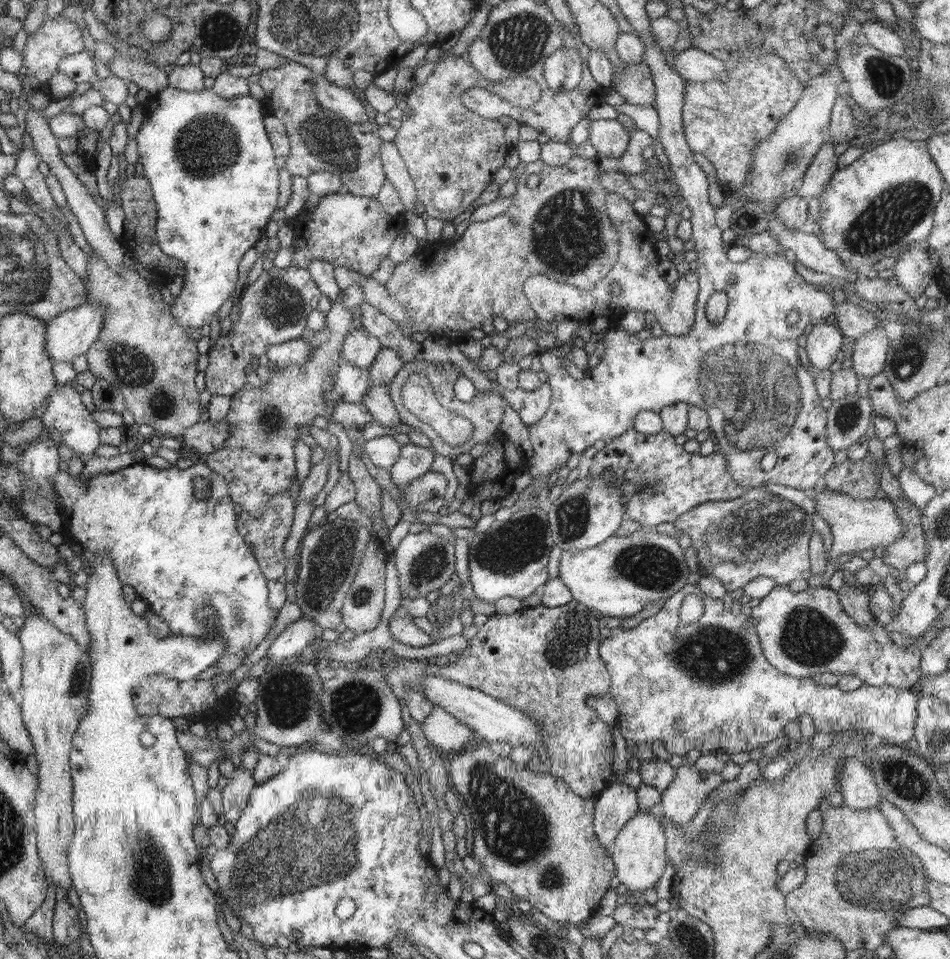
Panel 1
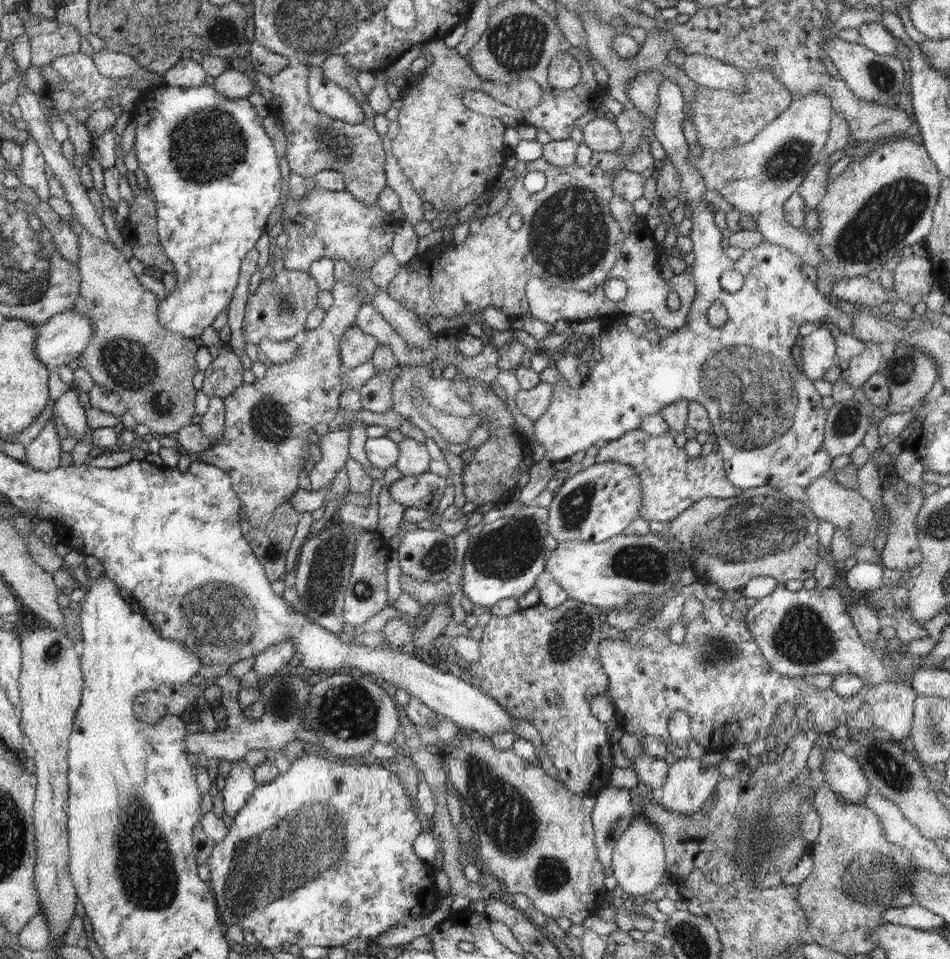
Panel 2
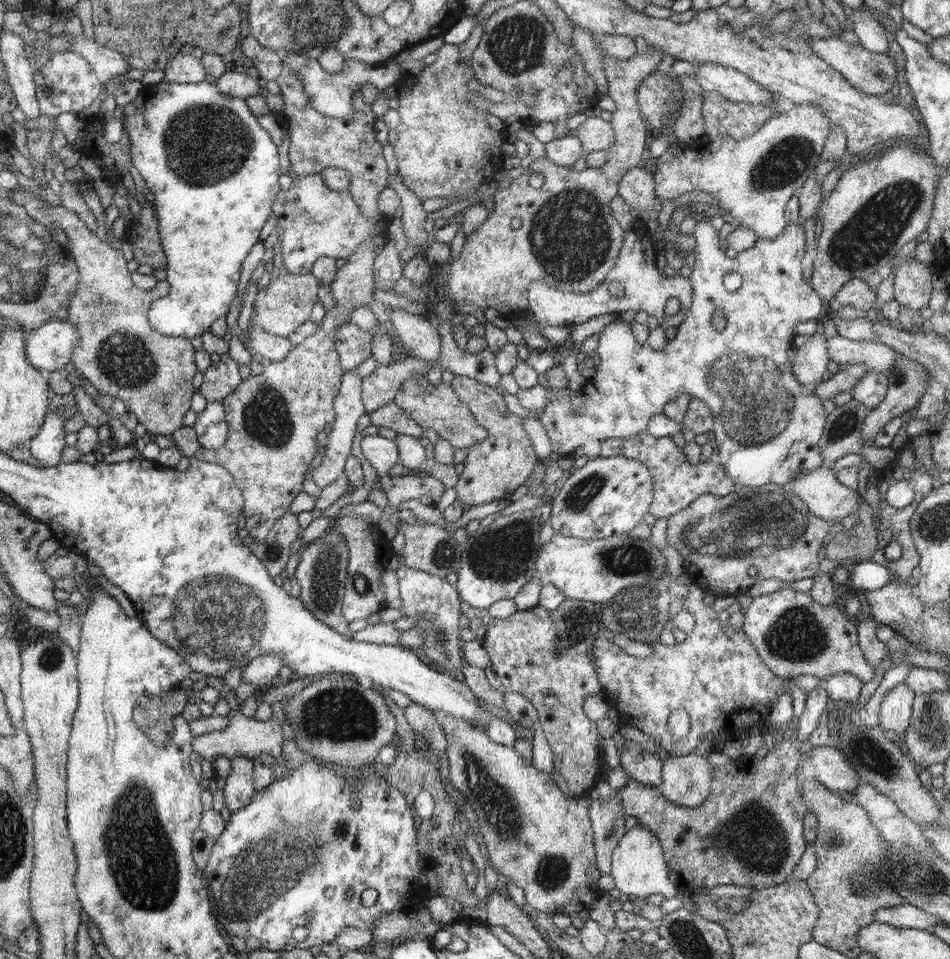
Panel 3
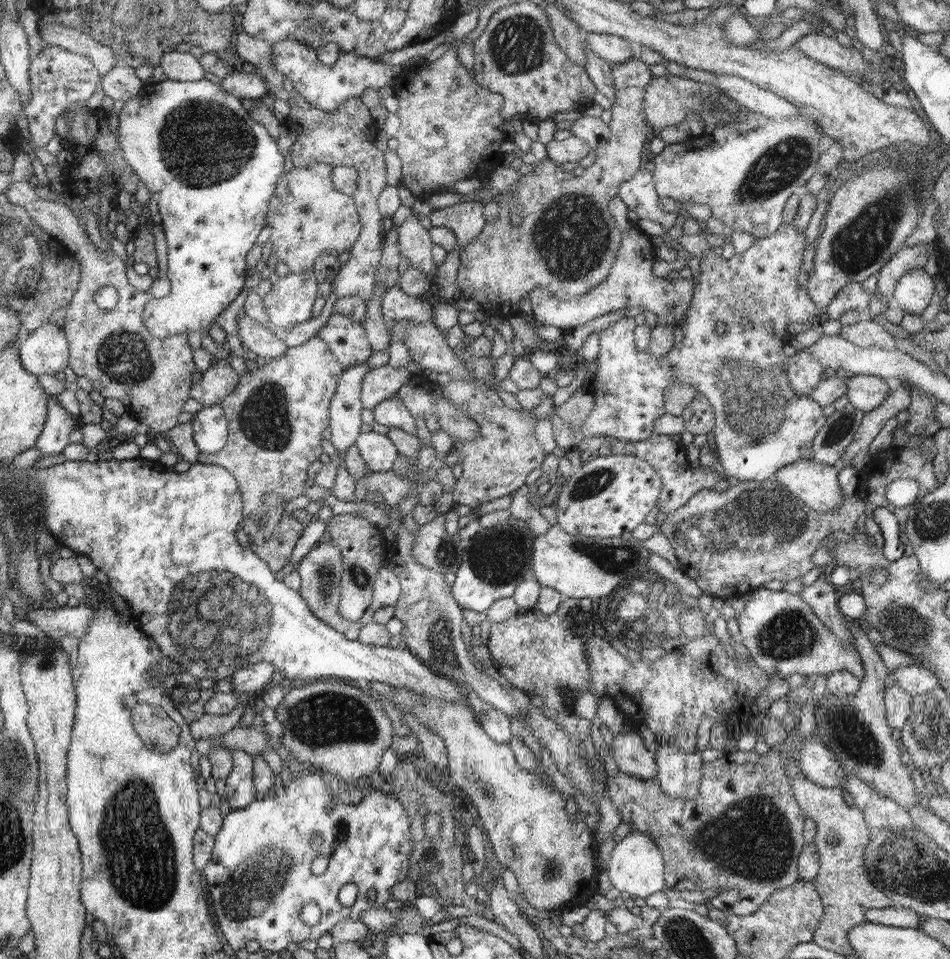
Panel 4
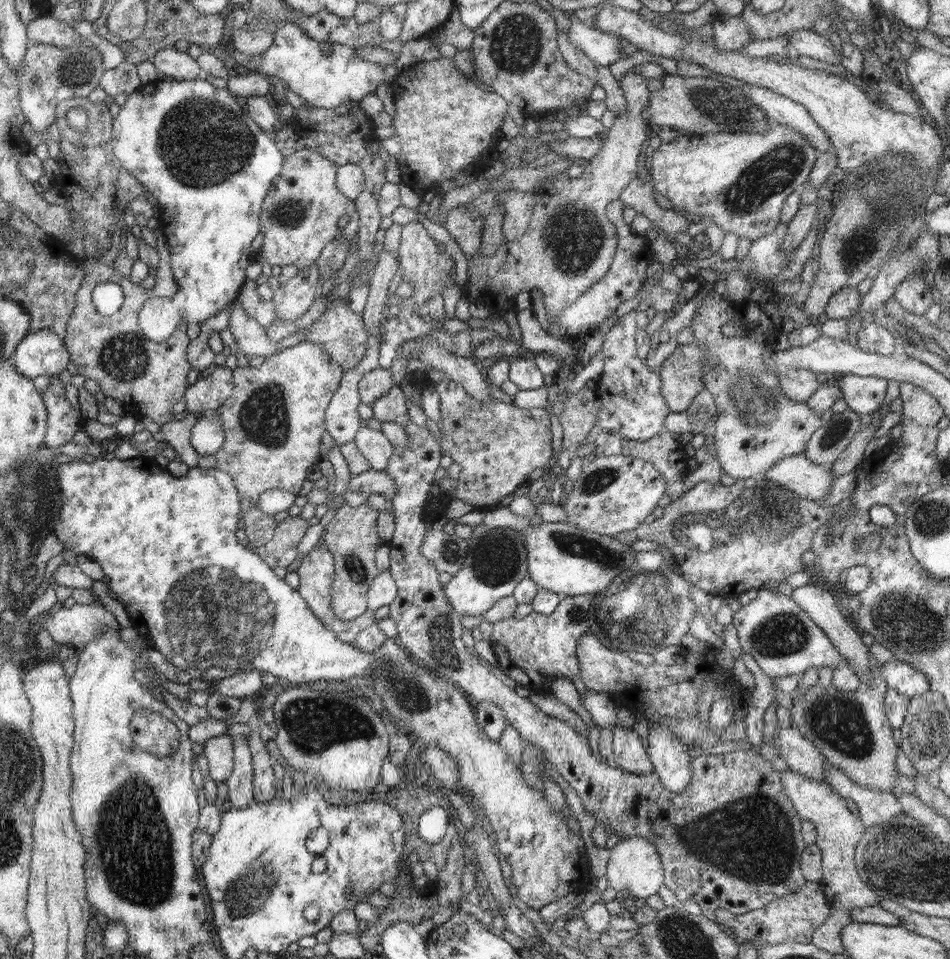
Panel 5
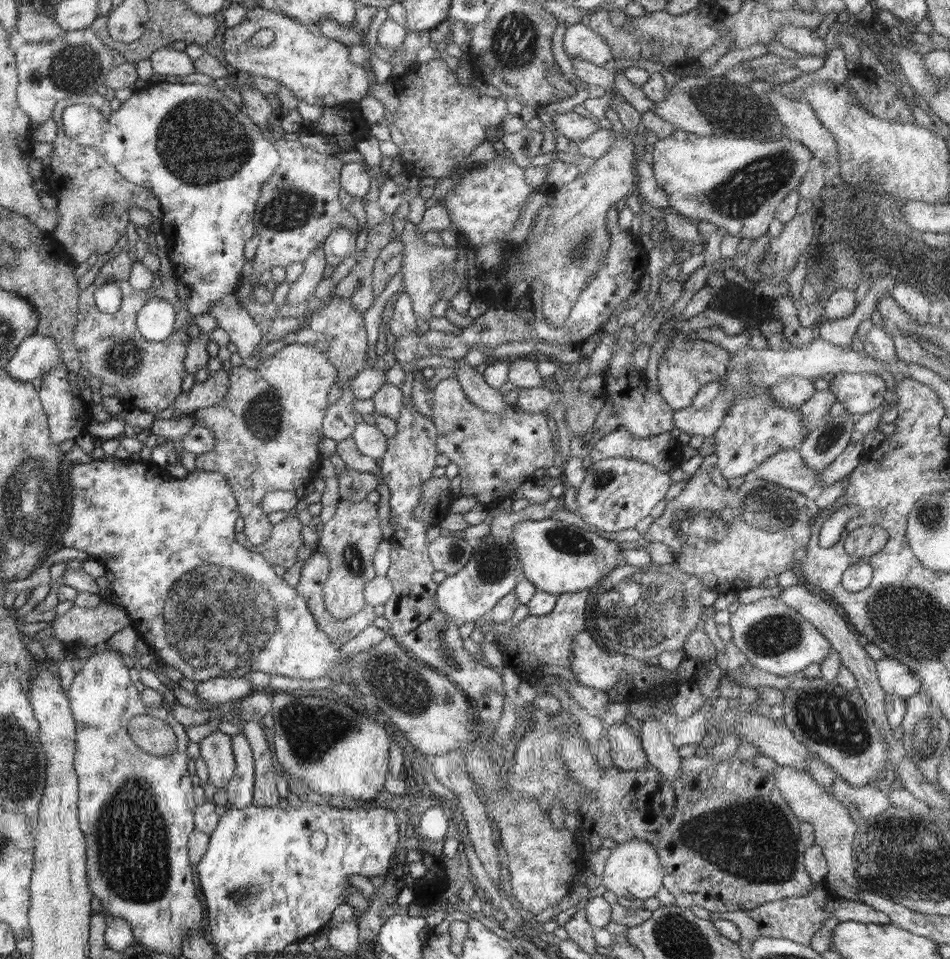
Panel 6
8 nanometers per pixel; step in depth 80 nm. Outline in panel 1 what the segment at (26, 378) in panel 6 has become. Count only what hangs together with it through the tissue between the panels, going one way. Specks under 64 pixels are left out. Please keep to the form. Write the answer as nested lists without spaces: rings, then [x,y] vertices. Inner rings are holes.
[[[84,304],[79,308],[66,311],[55,319],[47,321],[47,355],[52,360],[60,362],[72,362],[78,356],[87,354],[99,339],[100,332],[103,331],[104,316],[106,309],[104,307],[96,307],[96,305]]]

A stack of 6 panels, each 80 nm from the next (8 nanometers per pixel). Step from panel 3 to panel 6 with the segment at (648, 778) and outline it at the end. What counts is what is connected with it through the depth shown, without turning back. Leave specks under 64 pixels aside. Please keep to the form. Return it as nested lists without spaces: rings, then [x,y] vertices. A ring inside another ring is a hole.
[[[628,723],[613,724],[607,729],[610,754],[614,767],[622,771],[636,771],[648,768],[647,754],[644,753],[640,737]]]

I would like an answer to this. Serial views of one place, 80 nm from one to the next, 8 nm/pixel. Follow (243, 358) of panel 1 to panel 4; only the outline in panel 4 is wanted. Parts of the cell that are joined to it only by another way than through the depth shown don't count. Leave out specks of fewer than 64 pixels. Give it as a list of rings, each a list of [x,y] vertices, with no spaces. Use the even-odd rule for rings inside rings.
[[[311,270],[290,274],[272,284],[272,290],[263,298],[268,328],[273,331],[292,329],[312,316],[314,300],[318,298],[316,278]],[[220,358],[192,387],[192,399],[198,401],[202,409],[222,404],[239,384],[239,374],[230,367],[227,359]]]

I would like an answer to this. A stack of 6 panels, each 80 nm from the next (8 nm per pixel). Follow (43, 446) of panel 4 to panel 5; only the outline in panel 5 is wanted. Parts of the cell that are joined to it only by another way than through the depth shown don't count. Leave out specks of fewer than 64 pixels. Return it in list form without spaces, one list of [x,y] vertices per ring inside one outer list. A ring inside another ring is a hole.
[[[59,374],[50,377],[50,386],[44,392],[44,401],[48,408],[48,432],[46,444],[48,448],[58,448],[72,440],[72,436],[81,430],[83,414],[64,396],[64,383]]]

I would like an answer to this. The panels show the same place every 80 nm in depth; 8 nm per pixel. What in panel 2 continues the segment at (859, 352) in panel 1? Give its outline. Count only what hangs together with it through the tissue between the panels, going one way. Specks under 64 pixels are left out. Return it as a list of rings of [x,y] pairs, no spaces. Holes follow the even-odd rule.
[[[866,342],[866,351],[849,360],[849,366],[841,372],[841,378],[852,388],[860,388],[876,371],[883,370],[886,359],[880,343]]]

